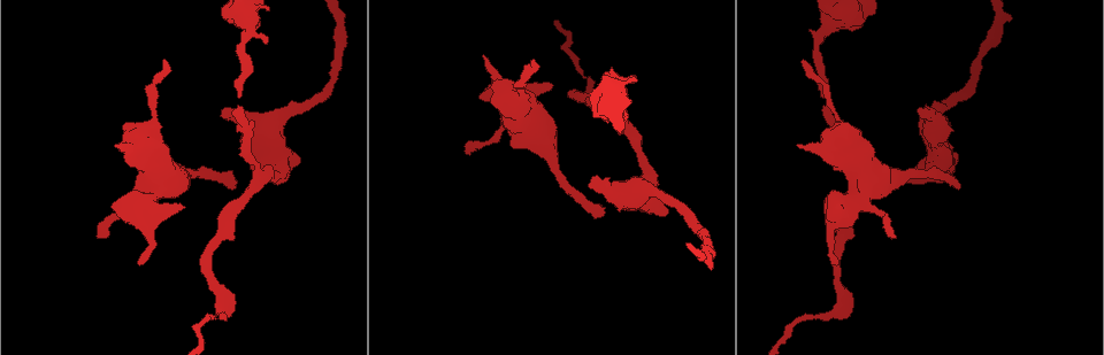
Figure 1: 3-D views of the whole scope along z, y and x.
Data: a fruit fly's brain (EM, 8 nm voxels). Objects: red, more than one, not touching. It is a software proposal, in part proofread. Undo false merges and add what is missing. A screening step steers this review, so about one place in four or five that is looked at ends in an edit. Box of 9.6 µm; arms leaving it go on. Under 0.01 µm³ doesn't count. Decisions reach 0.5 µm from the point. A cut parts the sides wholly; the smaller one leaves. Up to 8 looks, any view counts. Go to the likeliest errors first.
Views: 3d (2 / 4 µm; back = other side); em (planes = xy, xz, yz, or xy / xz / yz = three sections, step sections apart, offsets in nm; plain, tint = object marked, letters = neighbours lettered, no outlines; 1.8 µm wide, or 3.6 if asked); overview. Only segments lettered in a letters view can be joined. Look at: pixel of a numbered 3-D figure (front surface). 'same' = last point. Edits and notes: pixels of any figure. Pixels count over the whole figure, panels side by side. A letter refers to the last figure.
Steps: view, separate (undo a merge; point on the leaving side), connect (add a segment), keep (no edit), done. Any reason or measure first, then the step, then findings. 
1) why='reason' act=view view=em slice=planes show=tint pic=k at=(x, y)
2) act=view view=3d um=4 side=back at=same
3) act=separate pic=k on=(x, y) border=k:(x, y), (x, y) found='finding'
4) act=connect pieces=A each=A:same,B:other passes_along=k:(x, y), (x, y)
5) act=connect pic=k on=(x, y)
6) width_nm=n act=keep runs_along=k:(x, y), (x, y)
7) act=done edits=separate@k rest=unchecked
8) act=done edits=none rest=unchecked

why='an open end' act=view view=em slice=xz step=8 show=letters pic=1 at=(238, 97)

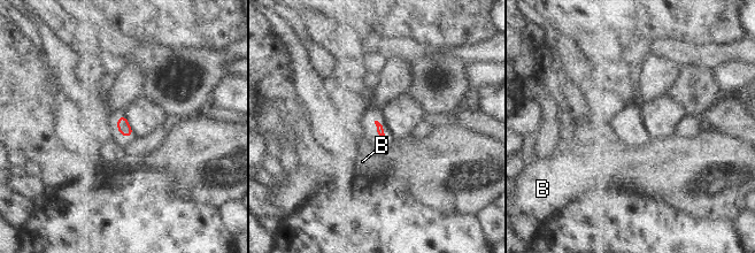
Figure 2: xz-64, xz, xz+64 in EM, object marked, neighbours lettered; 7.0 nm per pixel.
act=view view=em slice=planes show=letters at=same

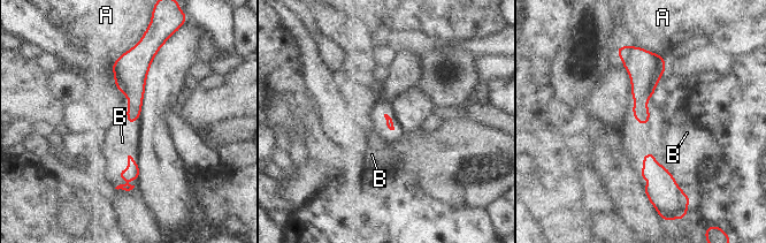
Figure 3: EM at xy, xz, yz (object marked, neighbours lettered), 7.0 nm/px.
longest_contact=A:340nm act=keep each=A:other,B:other found='no lettered segment goes on from it'

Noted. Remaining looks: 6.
act=view view=3d um=2 pic=1 at=(953, 187)

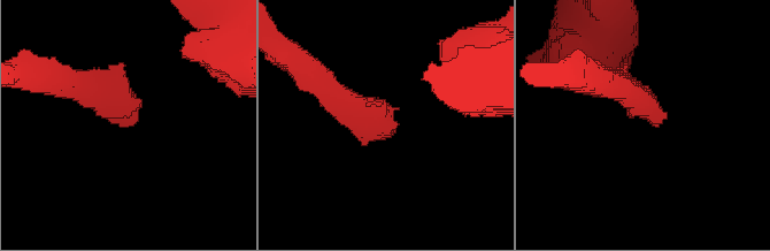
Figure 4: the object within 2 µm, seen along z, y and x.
why='shape alone is not enough' act=view view=em slice=yz step=4 show=tint pic=4 at=(395, 129)

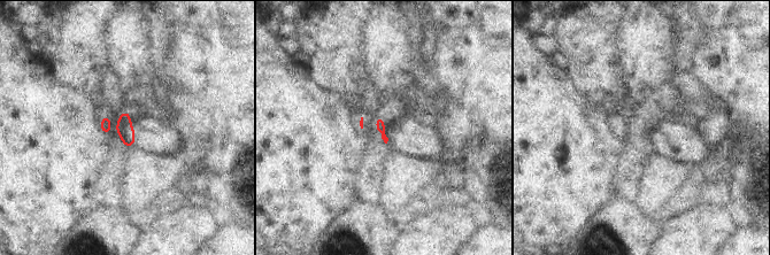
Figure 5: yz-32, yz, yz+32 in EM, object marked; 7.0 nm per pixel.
act=view view=em slice=planes show=letters at=same

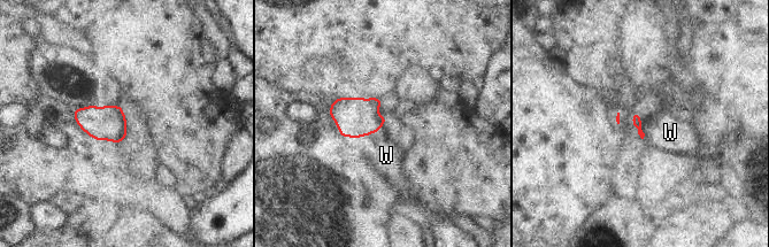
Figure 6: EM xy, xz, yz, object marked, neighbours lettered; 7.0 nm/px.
act=connect pieces=W each=W:same passes_along=6:(355, 117), (368, 133), (386, 155) found='the neuron continues'

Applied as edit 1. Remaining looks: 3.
why='redraw' act=view view=overview

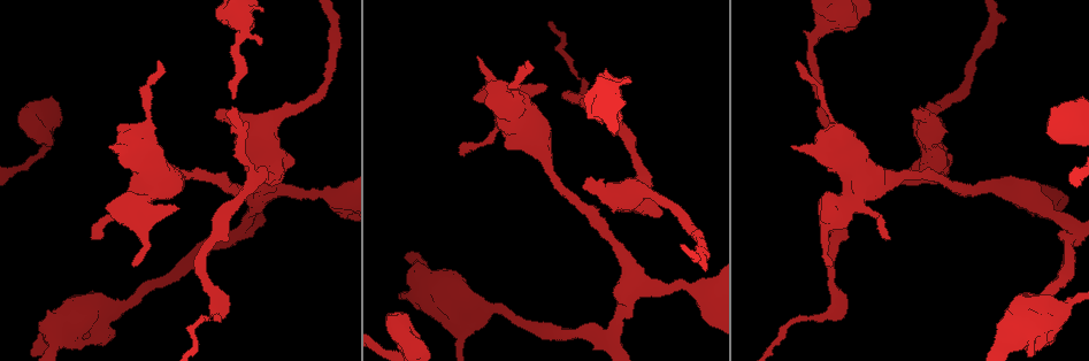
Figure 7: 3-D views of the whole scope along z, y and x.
why='side arm on a straight run' act=view view=3d um=4 pic=7 at=(246, 31)

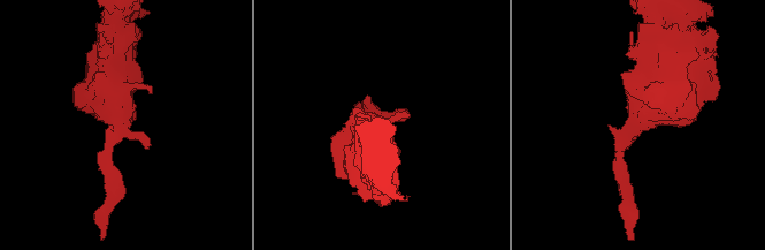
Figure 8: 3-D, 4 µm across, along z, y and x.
arms=3 act=view view=em um=3.6 slice=planes show=letters pic=8 at=(126, 127)

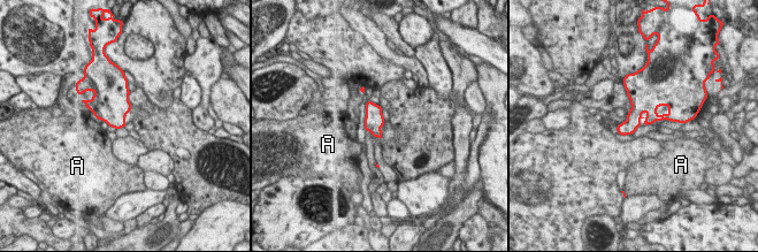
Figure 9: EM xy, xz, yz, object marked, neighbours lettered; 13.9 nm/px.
act=keep each=A:other border=9:(85, 107), (98, 120) found='all the same neuron'

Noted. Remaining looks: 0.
act=done edits=connect@6 rest=unchecked

